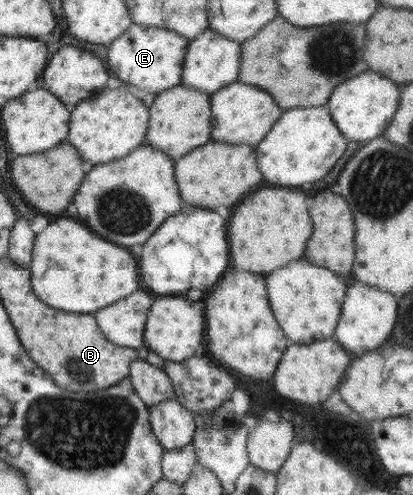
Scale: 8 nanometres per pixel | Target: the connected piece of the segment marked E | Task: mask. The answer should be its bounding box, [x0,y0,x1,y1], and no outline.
[107,23,190,95]

